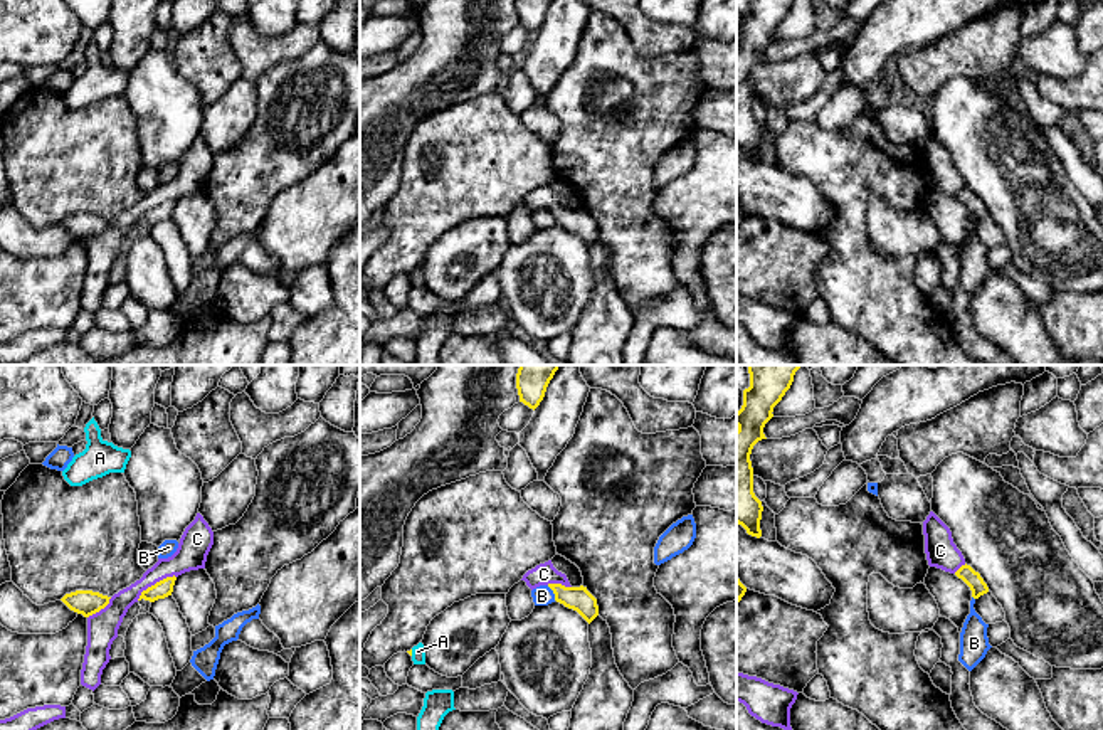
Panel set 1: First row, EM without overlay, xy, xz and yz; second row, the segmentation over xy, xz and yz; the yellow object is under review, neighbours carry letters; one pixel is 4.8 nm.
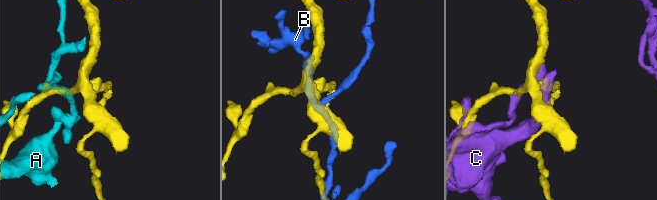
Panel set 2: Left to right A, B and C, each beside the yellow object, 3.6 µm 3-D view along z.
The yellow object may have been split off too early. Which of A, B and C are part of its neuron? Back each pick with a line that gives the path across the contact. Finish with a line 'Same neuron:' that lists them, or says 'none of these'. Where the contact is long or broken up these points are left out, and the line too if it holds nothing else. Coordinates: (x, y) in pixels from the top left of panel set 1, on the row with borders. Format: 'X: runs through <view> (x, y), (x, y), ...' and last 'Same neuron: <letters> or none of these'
Same neuron: none of these

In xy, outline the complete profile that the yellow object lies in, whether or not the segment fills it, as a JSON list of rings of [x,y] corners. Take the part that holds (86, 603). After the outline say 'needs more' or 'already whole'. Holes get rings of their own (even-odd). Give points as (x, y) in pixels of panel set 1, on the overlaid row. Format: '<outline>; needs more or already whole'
[[[76,590],[66,594],[61,600],[74,612],[89,617],[109,604],[108,595],[92,590]]]; already whole

